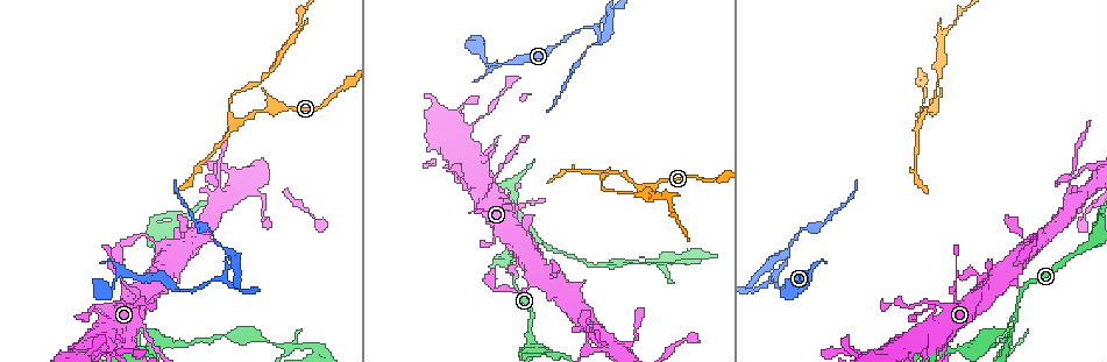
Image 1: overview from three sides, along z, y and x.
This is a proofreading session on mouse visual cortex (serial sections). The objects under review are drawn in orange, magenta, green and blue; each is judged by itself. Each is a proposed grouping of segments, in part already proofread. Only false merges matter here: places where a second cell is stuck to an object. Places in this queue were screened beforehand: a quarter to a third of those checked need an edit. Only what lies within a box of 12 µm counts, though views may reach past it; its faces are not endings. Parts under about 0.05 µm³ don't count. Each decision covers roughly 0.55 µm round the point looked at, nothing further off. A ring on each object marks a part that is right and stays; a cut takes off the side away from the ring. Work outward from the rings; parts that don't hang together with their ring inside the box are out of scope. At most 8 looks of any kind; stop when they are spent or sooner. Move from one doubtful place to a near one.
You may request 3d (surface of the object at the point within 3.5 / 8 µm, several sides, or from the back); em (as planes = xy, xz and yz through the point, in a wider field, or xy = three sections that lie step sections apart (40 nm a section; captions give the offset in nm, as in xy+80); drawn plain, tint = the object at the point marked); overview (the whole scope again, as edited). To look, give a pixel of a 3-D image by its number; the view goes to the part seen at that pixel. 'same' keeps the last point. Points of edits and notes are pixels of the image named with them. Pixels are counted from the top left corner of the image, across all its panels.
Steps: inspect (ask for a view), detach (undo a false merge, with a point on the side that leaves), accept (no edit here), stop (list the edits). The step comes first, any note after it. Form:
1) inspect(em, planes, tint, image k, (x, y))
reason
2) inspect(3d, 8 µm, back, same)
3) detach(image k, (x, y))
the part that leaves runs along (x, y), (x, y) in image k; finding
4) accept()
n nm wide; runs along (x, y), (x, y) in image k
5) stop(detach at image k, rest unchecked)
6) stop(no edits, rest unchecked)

inspect(3d, 3.5 µm, image 1, (1017, 311))
arms run side by side

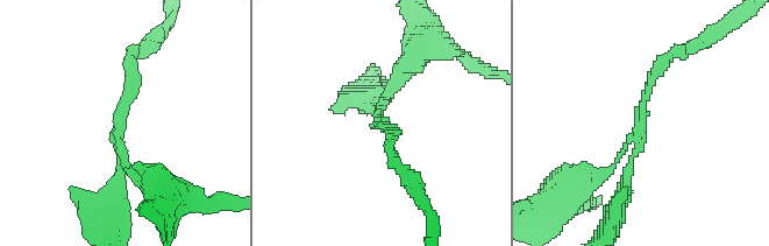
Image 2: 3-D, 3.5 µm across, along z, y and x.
inspect(em, xy, step 2, tint, image 2, (377, 120))
3 arms; arms of 100, 150, 150 nm

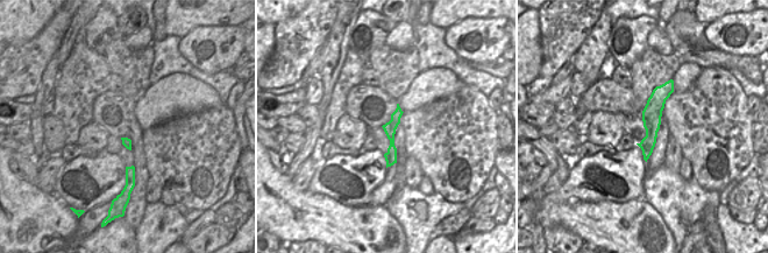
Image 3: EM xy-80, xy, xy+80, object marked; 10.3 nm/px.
inspect(em, xy, step 3, tint, same)
another direction

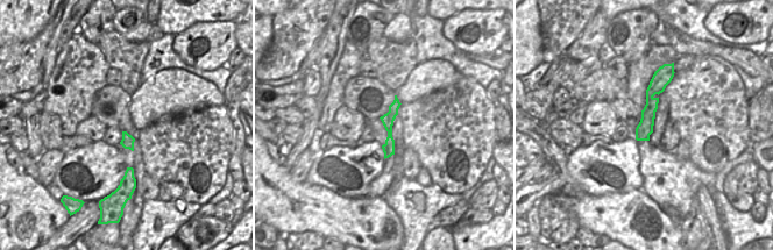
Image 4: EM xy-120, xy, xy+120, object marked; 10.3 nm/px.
accept()
130 nm wide; runs along (129, 61), (119, 143), (144, 178) in image 2; continuous, no second cell

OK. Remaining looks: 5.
inspect(3d, 8 µm, image 1, (167, 251))
narrows sharply

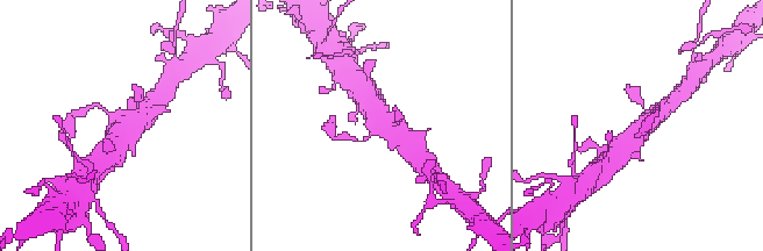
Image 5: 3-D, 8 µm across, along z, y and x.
inspect(em, xy, step 5, tint, image 5, (377, 128))

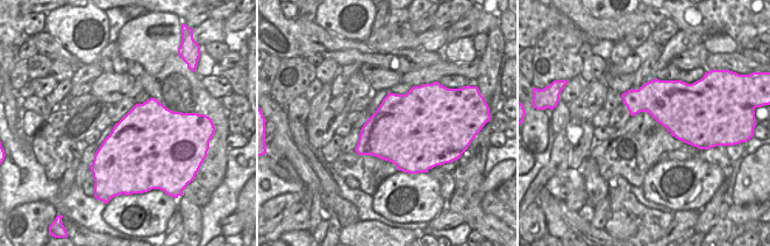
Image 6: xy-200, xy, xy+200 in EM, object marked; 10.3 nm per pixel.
accept()
runs along (622, 148), (655, 115), (664, 109) in image 5; continuous, no second cell

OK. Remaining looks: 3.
inspect(3d, 3.5 µm, image 1, (130, 273))
sharp bend

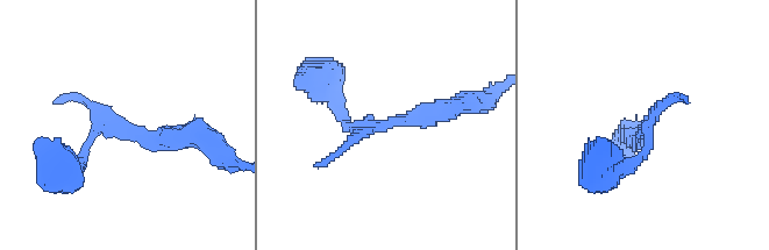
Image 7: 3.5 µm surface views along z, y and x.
inspect(em, xy, step 5, tint, image 7, (647, 124))

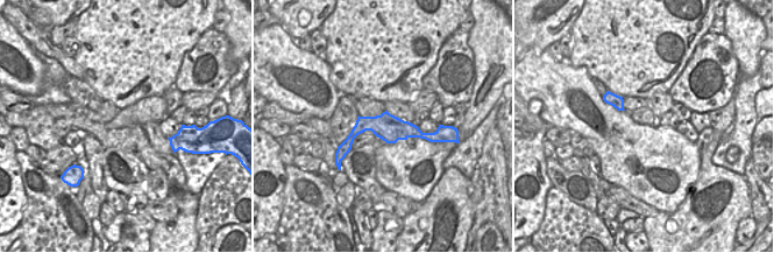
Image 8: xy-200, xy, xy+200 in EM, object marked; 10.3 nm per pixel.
inspect(em, xy, step 3, tint, same)

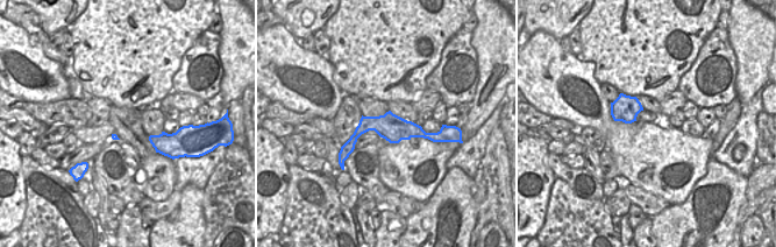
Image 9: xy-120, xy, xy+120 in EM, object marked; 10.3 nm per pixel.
accept()
runs along (434, 138), (364, 126), (344, 149) in image 9; all the same cell

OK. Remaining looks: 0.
stop(no edits, rest unchecked)

